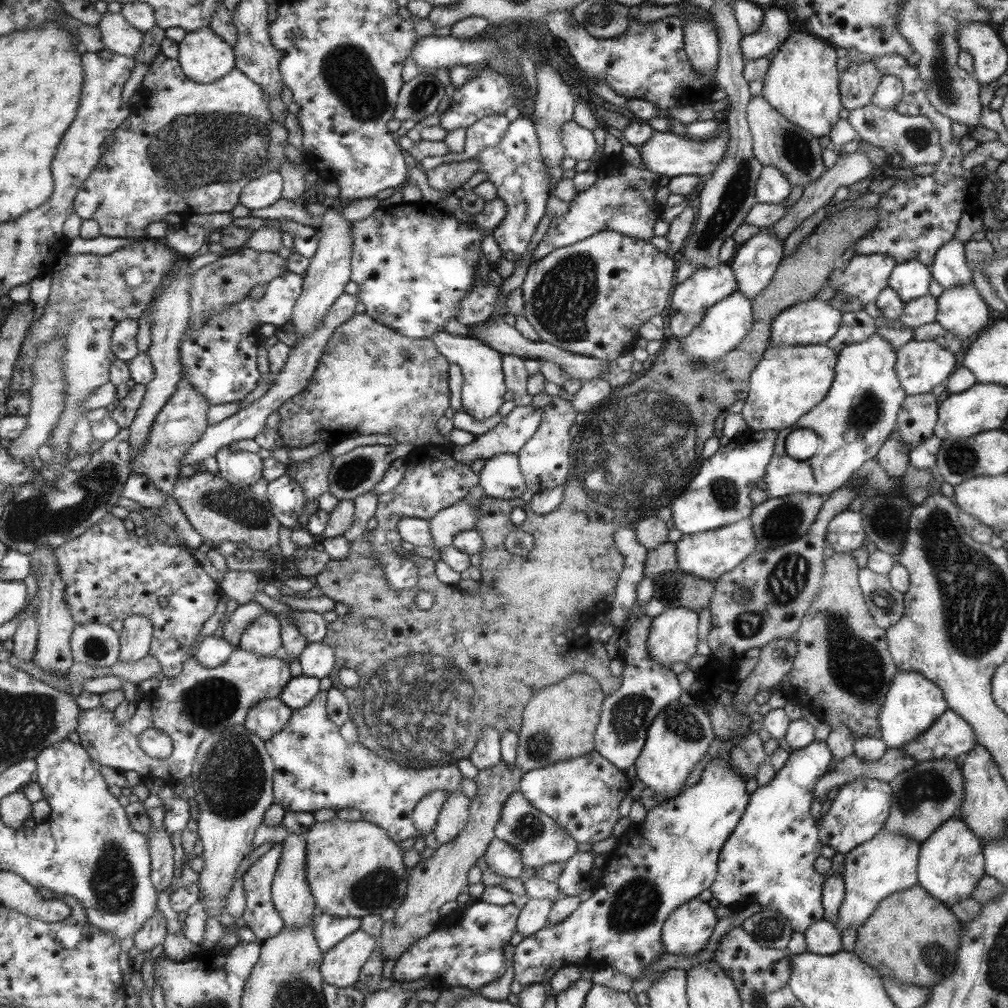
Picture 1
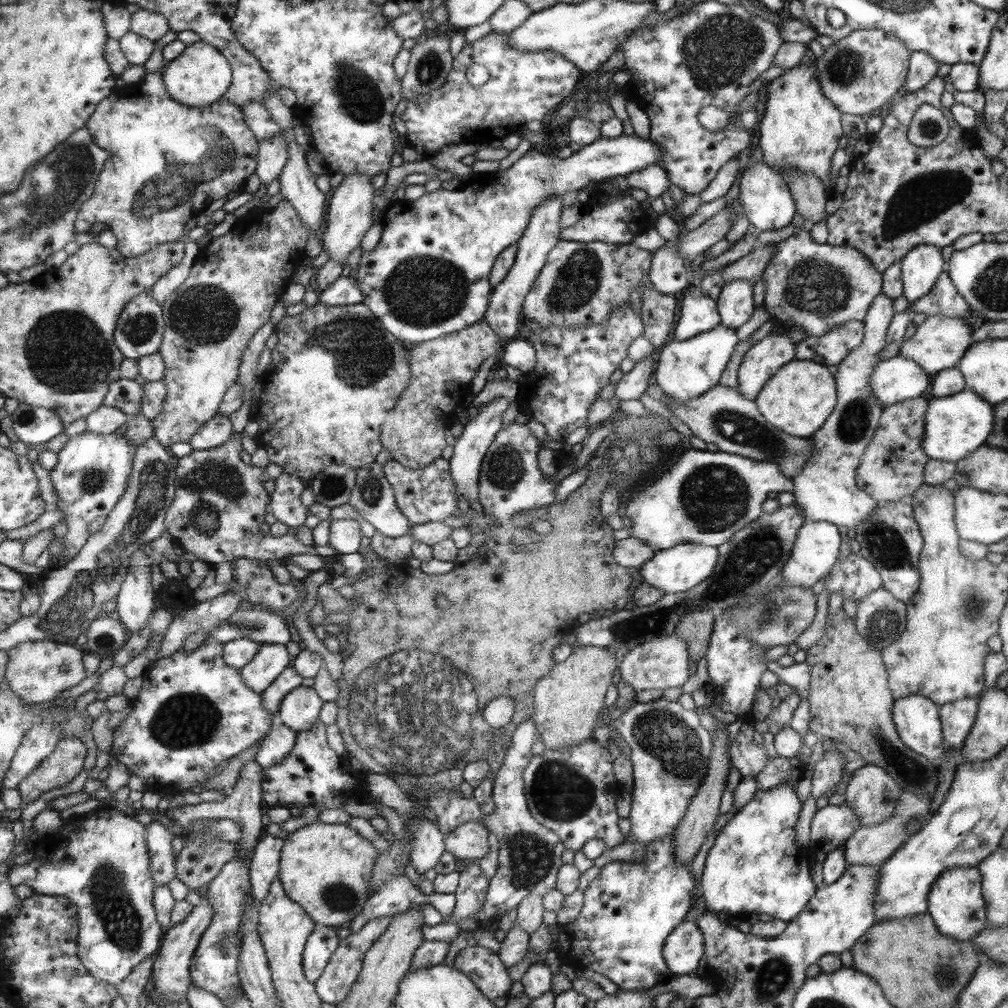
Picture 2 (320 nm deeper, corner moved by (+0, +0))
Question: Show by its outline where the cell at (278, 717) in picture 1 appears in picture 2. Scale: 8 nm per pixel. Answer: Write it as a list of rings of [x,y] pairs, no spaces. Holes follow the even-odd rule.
[[[278,722],[273,729],[263,737],[256,753],[256,759],[263,768],[277,766],[287,760],[295,749],[298,733],[284,723]]]

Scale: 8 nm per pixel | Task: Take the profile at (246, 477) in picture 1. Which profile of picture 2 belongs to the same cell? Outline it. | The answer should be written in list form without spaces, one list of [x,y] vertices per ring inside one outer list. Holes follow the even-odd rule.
[[[219,413],[213,417],[207,425],[203,425],[190,438],[190,445],[195,450],[209,450],[224,445],[225,442],[231,440],[233,434],[233,424],[225,415]]]

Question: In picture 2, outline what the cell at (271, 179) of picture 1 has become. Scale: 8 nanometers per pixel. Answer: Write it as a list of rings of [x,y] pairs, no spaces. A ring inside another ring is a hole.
[[[277,134],[277,138],[260,142],[258,154],[258,169],[256,173],[261,177],[265,186],[271,184],[277,176],[281,176],[290,157],[290,144],[285,134]]]

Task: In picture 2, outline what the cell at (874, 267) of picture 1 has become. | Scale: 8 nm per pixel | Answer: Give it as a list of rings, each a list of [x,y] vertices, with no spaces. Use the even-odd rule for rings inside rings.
[[[806,226],[799,230],[795,229],[791,236],[774,246],[761,276],[762,306],[767,311],[769,318],[774,318],[773,324],[776,327],[787,322],[790,324],[789,326],[801,328],[806,337],[819,338],[838,324],[845,324],[849,320],[863,321],[873,298],[881,293],[883,280],[881,279],[882,274],[877,273],[873,268],[873,262],[869,262],[861,251],[846,246],[831,246],[827,242],[819,244],[811,238],[809,227]]]

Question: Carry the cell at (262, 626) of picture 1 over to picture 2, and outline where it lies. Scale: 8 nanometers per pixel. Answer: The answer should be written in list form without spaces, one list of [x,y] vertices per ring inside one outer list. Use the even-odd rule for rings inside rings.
[[[262,643],[259,654],[240,670],[245,684],[263,694],[291,664],[291,654],[285,644]]]

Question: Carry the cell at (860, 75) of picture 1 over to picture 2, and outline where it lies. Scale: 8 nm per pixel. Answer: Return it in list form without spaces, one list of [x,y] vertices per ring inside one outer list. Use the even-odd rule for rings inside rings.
[[[857,30],[841,40],[833,41],[813,63],[817,82],[825,98],[841,114],[863,118],[869,116],[869,112],[883,108],[883,104],[889,102],[893,94],[899,92],[903,82],[906,82],[905,74],[908,74],[907,62],[911,52],[905,47],[905,43],[883,30]]]

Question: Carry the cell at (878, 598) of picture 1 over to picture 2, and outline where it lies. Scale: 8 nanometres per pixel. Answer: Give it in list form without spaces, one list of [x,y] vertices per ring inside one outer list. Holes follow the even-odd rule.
[[[884,588],[874,590],[856,606],[856,633],[867,639],[872,648],[883,650],[893,644],[905,630],[905,603],[893,598]]]

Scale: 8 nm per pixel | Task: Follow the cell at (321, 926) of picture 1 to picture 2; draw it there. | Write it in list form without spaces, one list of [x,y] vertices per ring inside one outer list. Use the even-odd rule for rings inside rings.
[[[319,925],[309,937],[304,952],[305,975],[309,982],[316,985],[325,973],[333,954],[339,949],[342,939],[337,927]]]

